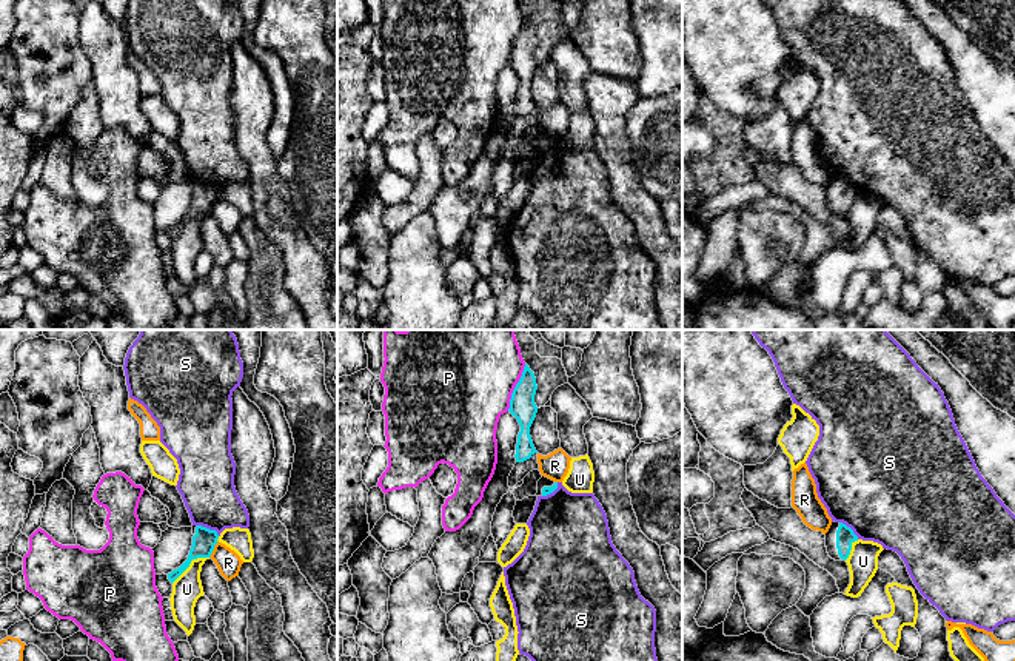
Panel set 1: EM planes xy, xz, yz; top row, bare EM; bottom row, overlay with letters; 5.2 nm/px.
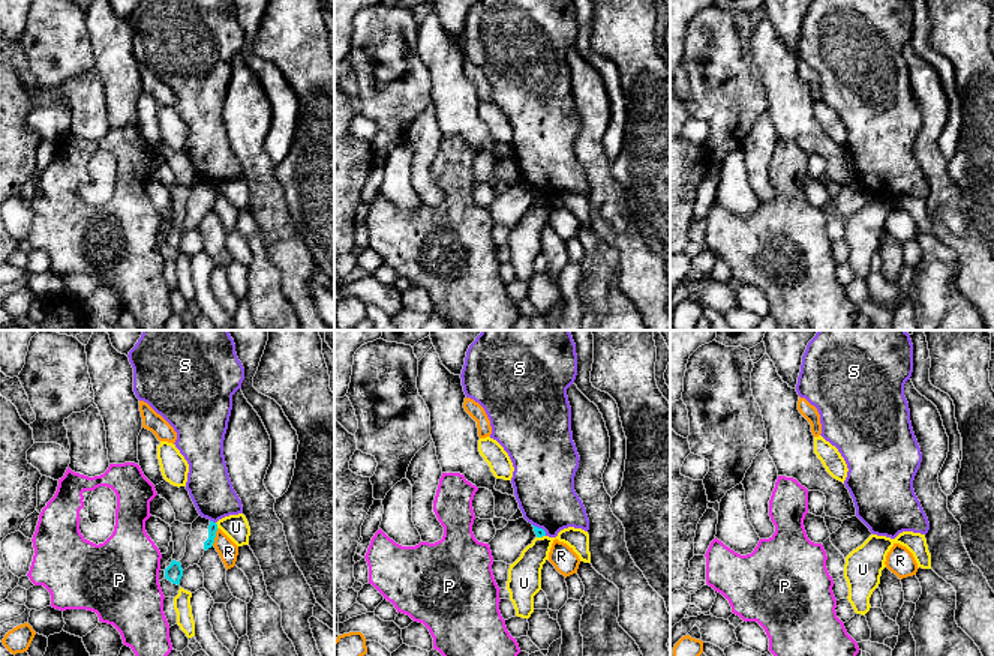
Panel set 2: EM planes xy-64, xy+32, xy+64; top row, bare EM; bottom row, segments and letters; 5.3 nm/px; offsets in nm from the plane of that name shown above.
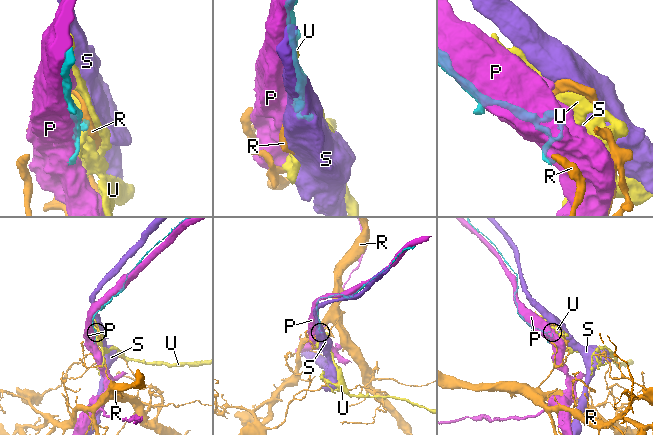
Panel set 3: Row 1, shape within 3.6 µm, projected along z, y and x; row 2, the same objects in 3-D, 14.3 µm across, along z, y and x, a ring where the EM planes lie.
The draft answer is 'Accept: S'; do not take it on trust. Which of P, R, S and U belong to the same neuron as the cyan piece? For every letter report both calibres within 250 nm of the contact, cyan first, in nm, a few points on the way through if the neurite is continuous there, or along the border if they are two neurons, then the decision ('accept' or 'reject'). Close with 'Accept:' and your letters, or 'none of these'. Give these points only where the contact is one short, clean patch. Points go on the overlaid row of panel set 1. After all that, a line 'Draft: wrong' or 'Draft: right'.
P: 140 nm thick on the cyan side, 500 nm on the other; reject
R: 120 nm thick on the cyan side, 130 nm on the other; border along xy (217, 541), (208, 556); reject
S: 120 nm thick on the cyan side, 280 nm on the other; border along xy (197, 524), (213, 529), (219, 535); reject
U: 120 nm thick on the cyan side, 160 nm on the other; reject
Accept: none of these
Draft: wrong

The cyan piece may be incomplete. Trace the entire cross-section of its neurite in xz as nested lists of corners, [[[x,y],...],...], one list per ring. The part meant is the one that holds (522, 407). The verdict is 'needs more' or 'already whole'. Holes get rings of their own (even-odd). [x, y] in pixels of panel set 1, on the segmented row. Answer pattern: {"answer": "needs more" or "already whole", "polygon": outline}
{"answer": "already whole", "polygon": [[[525,364],[522,376],[511,393],[508,408],[508,411],[518,419],[521,425],[514,455],[516,462],[524,462],[538,453],[530,436],[530,427],[538,413],[538,407],[534,404],[536,390],[538,385],[534,373]]]}

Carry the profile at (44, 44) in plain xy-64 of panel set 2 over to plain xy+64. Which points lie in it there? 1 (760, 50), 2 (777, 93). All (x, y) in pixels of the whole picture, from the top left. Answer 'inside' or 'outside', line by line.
1: outside
2: outside

